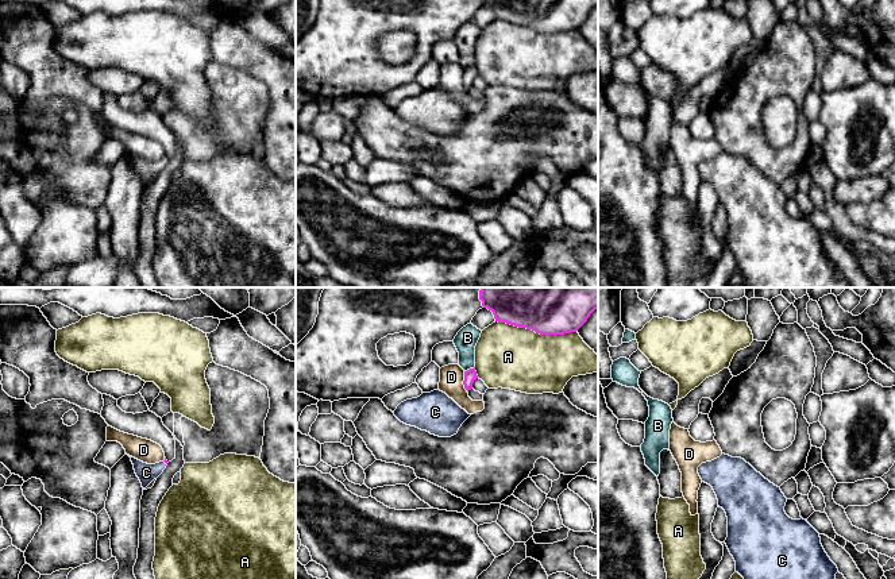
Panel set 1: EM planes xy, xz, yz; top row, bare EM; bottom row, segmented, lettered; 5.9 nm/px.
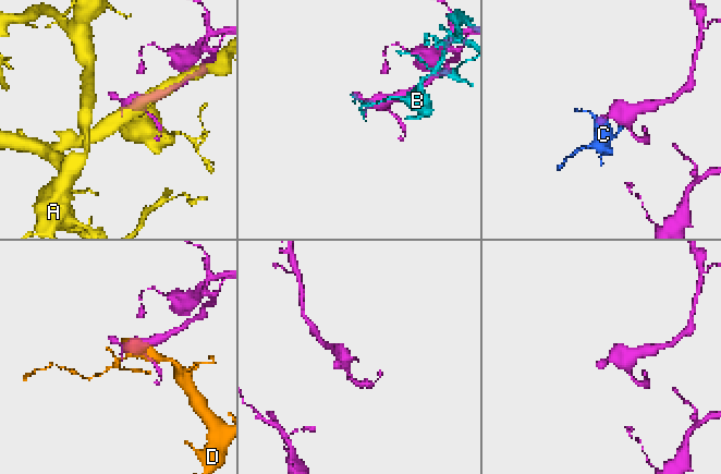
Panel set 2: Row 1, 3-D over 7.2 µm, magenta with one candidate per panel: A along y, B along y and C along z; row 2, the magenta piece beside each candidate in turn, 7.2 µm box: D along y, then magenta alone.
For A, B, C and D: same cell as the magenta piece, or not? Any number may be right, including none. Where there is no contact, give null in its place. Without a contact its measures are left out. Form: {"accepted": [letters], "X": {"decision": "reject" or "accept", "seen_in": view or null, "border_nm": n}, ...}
{"accepted": ["C"], "A": {"decision": "reject", "seen_in": "xz", "border_nm": 480}, "B": {"decision": "reject", "seen_in": "xz", "border_nm": 70}, "C": {"decision": "accept", "seen_in": "xy", "border_nm": 40}, "D": {"decision": "reject", "seen_in": "xz", "border_nm": 120}}

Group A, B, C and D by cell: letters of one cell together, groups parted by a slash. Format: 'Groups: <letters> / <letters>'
Groups: A / B / C / D

